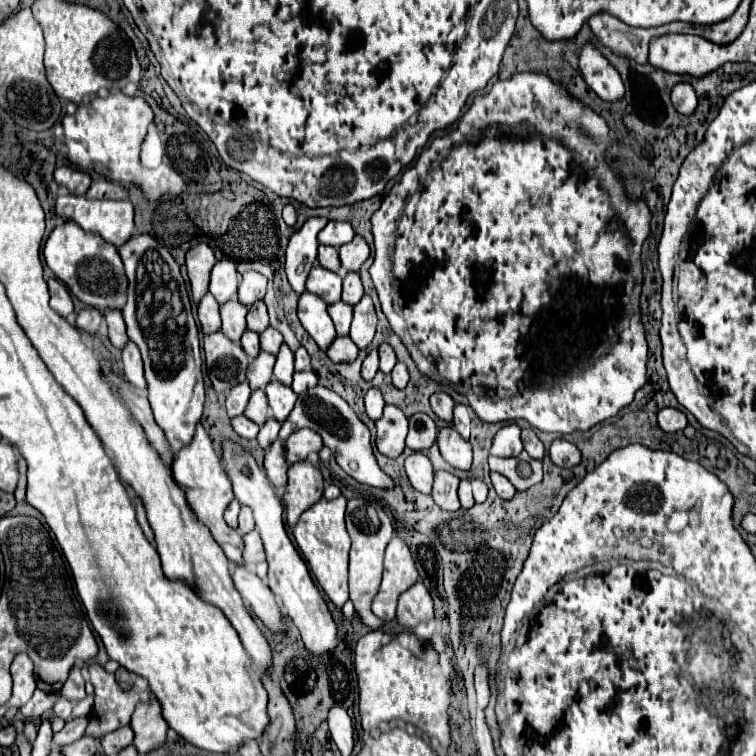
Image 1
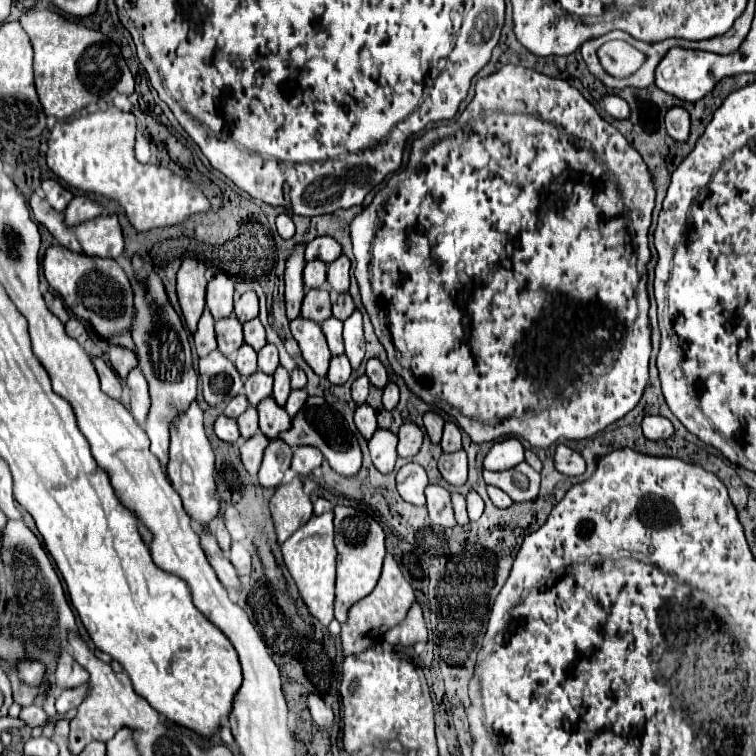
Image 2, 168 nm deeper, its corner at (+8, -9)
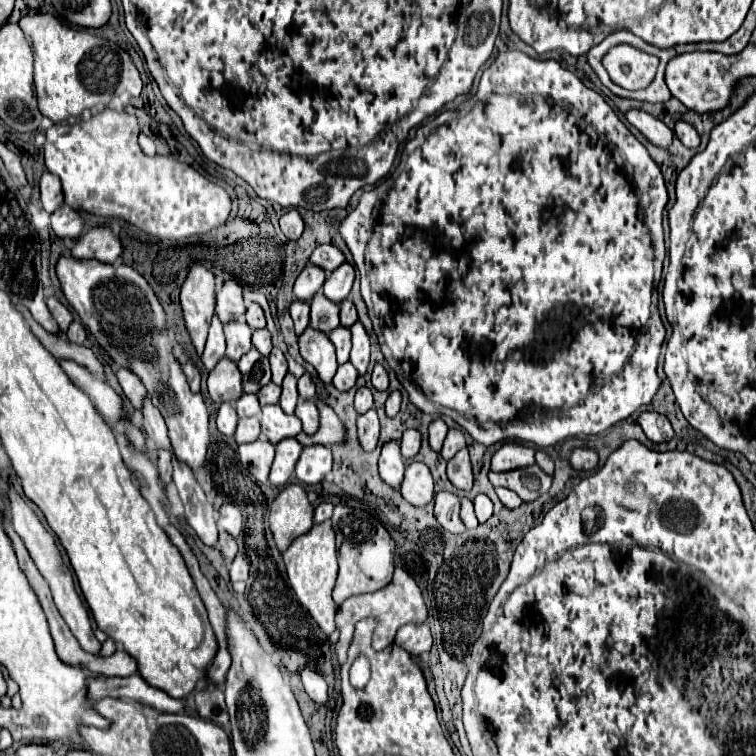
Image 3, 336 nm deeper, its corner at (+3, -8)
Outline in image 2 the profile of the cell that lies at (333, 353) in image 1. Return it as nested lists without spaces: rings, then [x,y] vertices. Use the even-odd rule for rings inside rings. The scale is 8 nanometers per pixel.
[[[336,355],[330,359],[330,367],[328,367],[328,381],[332,385],[342,385],[348,381],[352,373],[352,367],[350,367],[350,361],[346,355]]]

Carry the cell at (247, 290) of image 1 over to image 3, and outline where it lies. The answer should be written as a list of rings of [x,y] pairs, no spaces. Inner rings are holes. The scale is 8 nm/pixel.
[[[249,304],[249,308],[247,308],[247,324],[253,330],[265,328],[265,316],[263,316],[263,310],[261,310],[259,304]]]

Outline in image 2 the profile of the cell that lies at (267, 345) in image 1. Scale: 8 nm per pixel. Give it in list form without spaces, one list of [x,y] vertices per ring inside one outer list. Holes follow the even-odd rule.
[[[266,343],[260,351],[258,351],[258,369],[272,375],[274,369],[278,367],[278,349],[270,343]]]

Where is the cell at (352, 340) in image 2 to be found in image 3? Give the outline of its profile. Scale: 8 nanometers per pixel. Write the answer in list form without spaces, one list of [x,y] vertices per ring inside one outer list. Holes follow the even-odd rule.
[[[355,322],[351,326],[353,332],[353,350],[351,350],[351,364],[357,368],[357,372],[363,376],[369,366],[369,336],[361,322]]]

